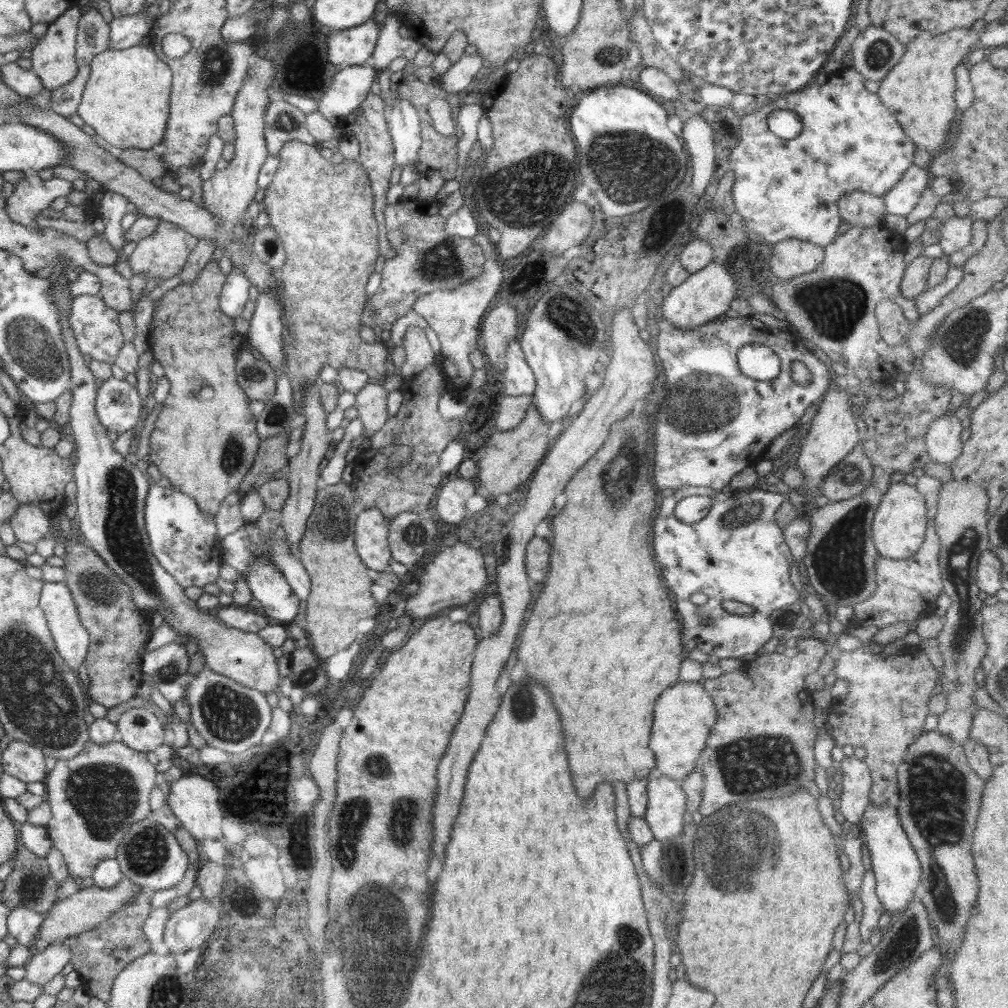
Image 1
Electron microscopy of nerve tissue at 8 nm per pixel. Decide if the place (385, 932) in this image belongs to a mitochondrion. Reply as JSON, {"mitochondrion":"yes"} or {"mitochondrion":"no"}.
{"mitochondrion":"yes"}

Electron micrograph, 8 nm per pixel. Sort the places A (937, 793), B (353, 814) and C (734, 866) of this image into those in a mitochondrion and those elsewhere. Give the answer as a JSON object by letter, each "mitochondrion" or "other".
{"A":"mitochondrion","B":"mitochondrion","C":"mitochondrion"}

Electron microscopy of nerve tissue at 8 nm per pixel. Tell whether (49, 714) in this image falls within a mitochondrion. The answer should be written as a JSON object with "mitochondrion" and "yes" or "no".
{"mitochondrion":"yes"}

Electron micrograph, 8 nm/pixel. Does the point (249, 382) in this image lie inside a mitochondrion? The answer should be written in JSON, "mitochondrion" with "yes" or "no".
{"mitochondrion":"yes"}

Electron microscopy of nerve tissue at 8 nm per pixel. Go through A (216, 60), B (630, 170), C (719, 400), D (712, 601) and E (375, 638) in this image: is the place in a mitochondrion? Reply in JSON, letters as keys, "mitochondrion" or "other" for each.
{"A":"mitochondrion","B":"mitochondrion","C":"mitochondrion","D":"other","E":"other"}

